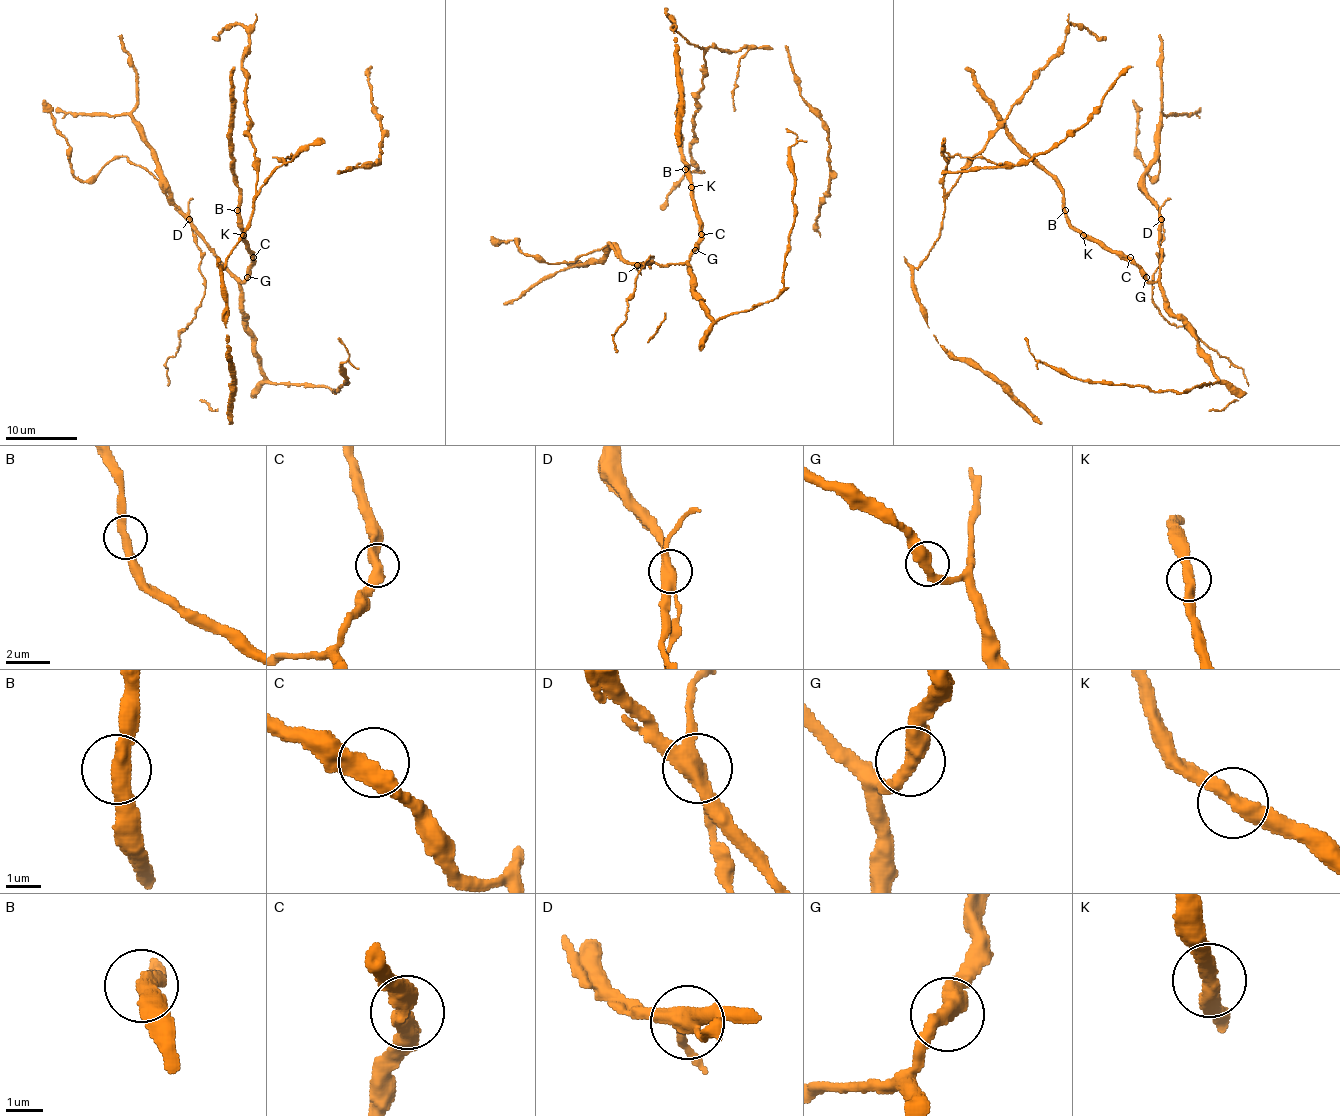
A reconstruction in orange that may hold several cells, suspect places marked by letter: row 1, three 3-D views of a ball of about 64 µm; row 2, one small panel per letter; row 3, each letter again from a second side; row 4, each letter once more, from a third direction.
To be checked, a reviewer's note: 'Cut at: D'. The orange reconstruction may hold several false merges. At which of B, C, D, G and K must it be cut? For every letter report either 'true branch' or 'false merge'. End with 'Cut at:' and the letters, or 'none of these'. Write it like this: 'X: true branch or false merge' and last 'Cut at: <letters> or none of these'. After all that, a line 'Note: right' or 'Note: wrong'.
B: true branch
C: true branch
D: false merge
G: true branch
K: true branch
Cut at: D
Note: right

